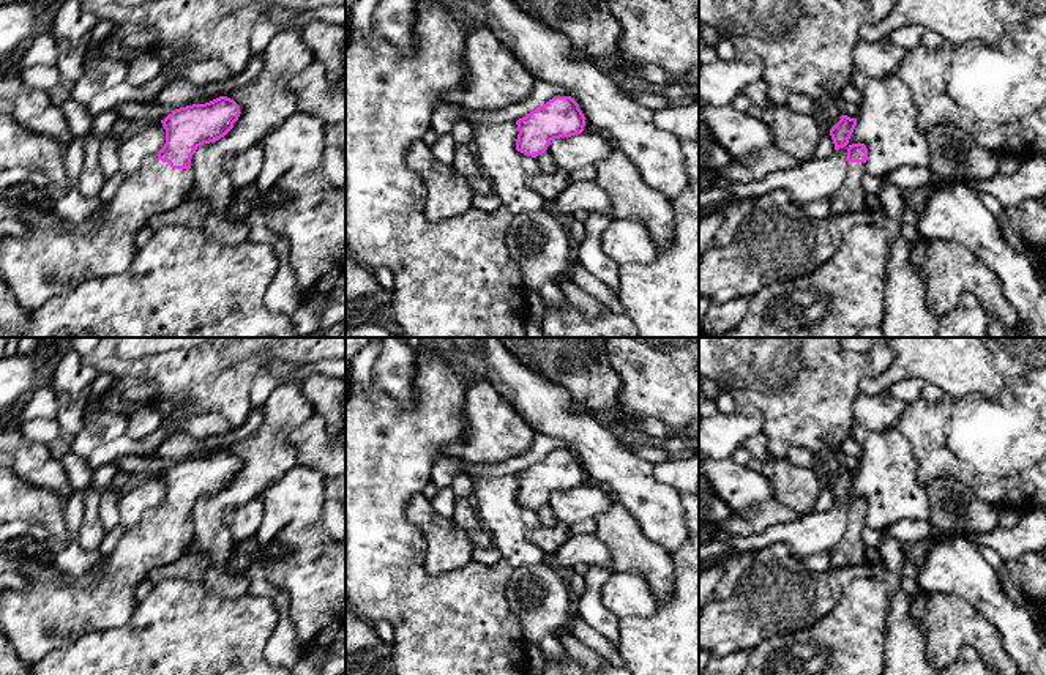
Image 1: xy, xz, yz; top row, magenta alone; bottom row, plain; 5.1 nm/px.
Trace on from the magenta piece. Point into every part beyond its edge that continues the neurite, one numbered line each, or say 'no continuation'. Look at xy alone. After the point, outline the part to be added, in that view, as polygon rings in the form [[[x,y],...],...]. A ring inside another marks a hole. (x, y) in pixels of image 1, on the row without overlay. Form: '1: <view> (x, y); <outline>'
1: xy (52, 612); [[[156,508],[148,509],[140,520],[129,527],[126,535],[117,544],[114,554],[106,560],[101,560],[99,569],[104,577],[93,587],[73,587],[69,584],[71,576],[58,571],[52,565],[43,565],[38,561],[28,561],[17,552],[11,550],[14,557],[22,558],[22,568],[19,574],[30,585],[28,591],[3,590],[0,593],[0,631],[11,642],[13,648],[22,661],[33,666],[49,653],[63,645],[69,645],[88,632],[107,631],[123,626],[133,615],[137,601],[134,598],[134,588],[147,580],[147,577],[159,566],[169,565],[183,557],[194,539],[194,530],[191,522],[172,522],[169,516],[163,516]]]

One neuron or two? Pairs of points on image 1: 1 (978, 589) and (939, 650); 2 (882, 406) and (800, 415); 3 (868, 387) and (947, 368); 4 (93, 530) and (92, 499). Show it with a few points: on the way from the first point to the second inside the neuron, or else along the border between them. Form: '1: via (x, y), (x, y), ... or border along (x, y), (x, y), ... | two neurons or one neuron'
1: border along (933, 592), (964, 596), (996, 626) | two neurons
2: border along (859, 395), (852, 406), (854, 421) | two neurons
3: via (887, 379), (903, 368), (928, 368) | one neuron
4: via (92, 522), (92, 507) | one neuron

